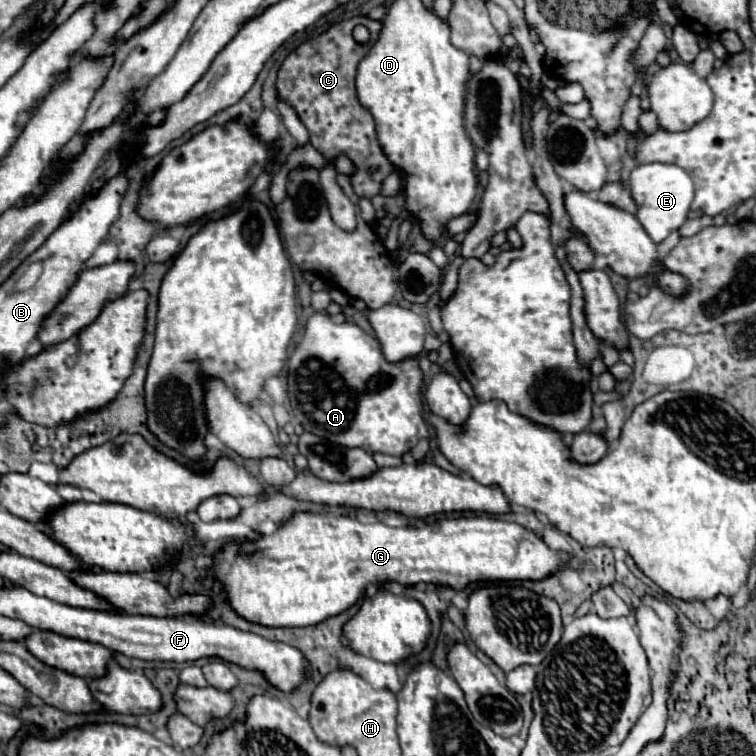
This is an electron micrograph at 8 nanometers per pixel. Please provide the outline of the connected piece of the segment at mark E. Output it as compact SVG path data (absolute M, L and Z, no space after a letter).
M641 164L631 172L629 188L639 208L635 216L655 242L665 240L671 230L679 230L687 220L693 202L693 180L683 168L675 164Z

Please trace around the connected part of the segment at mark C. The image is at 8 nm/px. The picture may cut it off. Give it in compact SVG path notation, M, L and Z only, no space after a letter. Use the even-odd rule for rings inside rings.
M355 16L351 20L343 20L331 26L327 32L317 36L315 52L291 52L279 68L277 74L277 94L279 100L287 102L305 124L311 136L311 144L317 152L323 154L325 160L335 160L339 154L345 154L355 164L355 172L351 174L351 184L357 196L373 198L379 194L381 182L393 172L391 162L383 154L377 136L375 136L375 122L367 108L363 108L355 94L355 74L361 58L369 52L369 48L379 38L383 24L371 20L367 16ZM363 24L371 32L371 40L367 44L357 44L351 36L353 28ZM375 166L377 172L369 172Z

